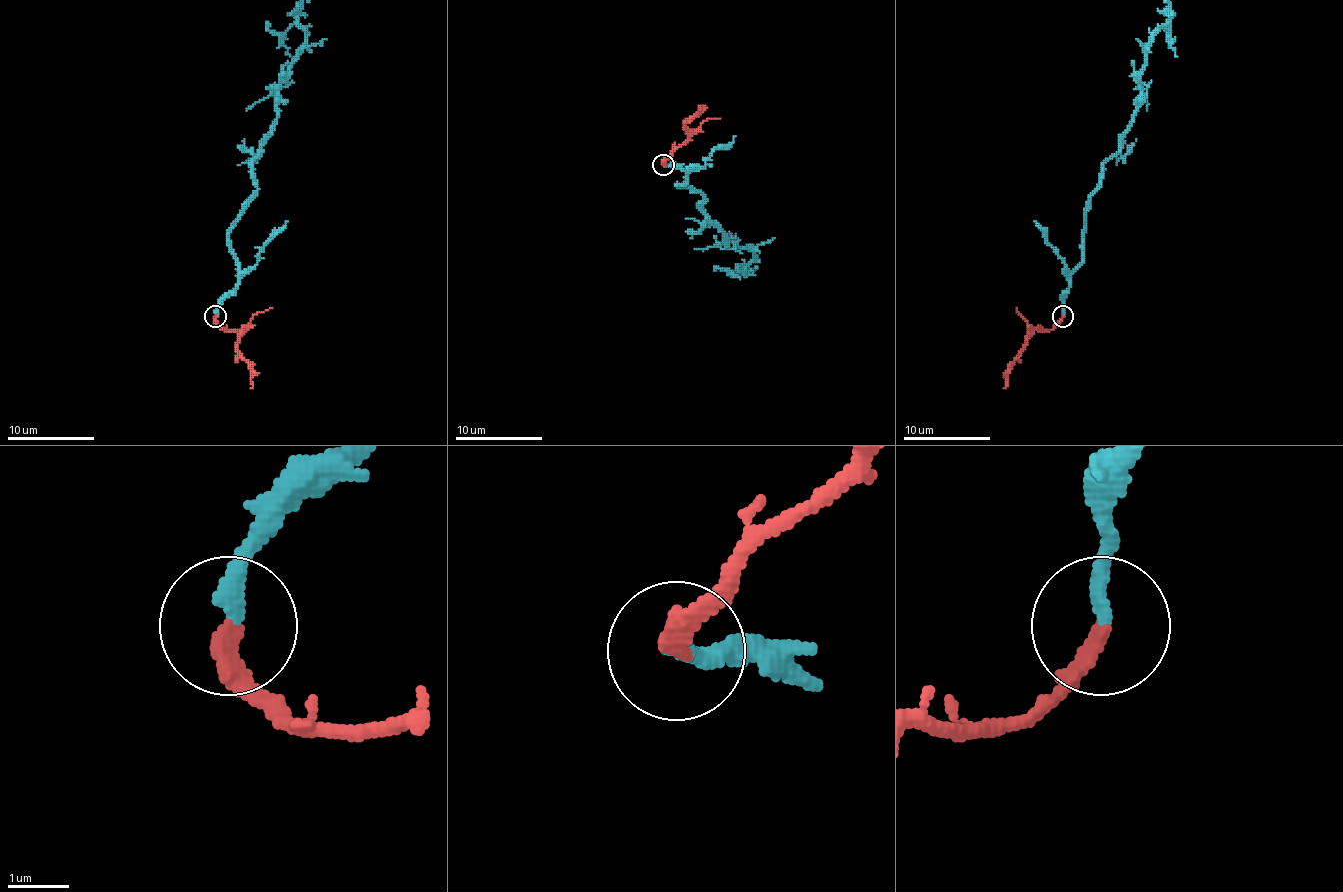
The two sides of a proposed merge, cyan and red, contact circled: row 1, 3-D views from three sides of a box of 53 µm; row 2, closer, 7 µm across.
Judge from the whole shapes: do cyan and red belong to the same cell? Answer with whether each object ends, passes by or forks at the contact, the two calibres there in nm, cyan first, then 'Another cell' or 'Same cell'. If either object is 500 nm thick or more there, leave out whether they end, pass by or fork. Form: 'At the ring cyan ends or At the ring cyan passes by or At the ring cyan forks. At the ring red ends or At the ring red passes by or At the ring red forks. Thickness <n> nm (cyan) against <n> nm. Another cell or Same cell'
At the ring cyan ends. At the ring red ends. Thickness 280 nm (cyan) against 300 nm. Same cell

